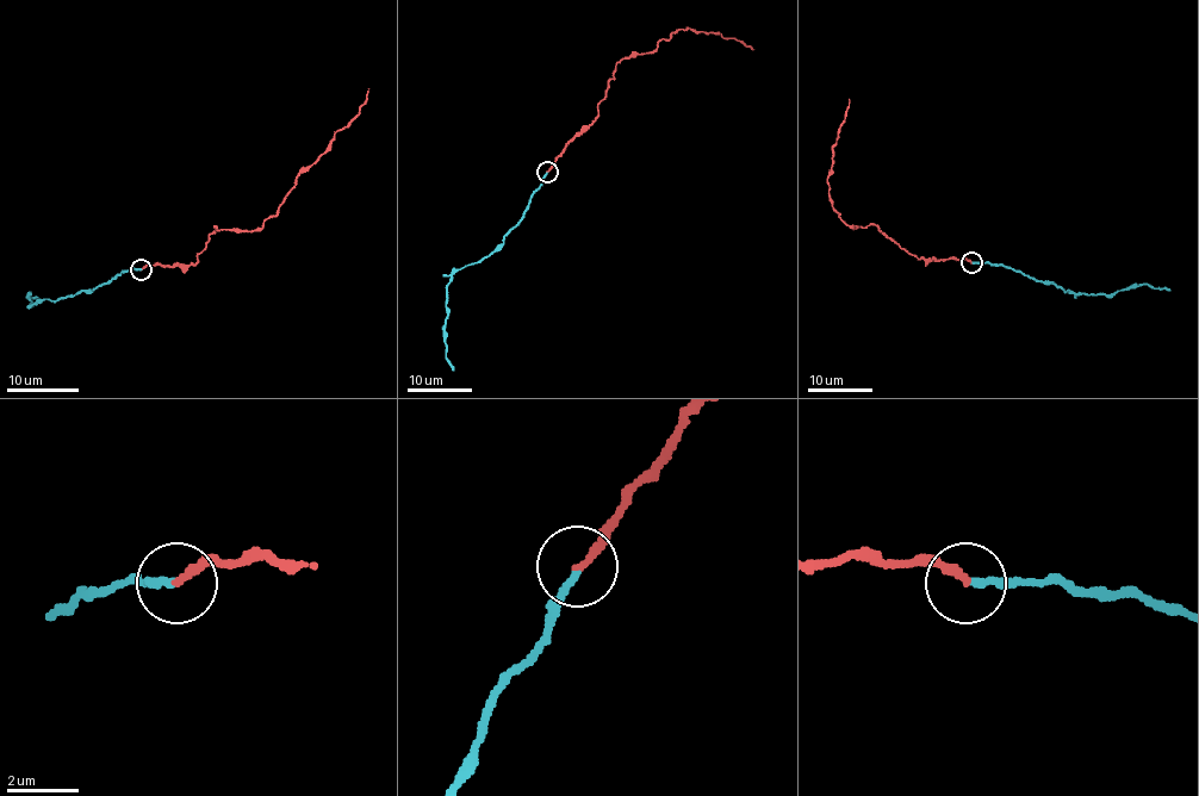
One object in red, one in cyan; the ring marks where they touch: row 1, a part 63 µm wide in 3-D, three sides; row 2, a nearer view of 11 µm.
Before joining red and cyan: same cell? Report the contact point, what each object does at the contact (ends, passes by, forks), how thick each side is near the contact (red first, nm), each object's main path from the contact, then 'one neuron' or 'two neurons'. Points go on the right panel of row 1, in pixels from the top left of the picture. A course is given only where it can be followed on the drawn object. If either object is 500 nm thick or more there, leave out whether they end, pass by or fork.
place (971, 262); red ends; cyan ends; calibres 240 and 200 nm; course red (970, 263), (919, 259), (874, 224), (852, 228), (840, 219), (830, 201), (828, 175), (833, 147), (849, 99); course cyan (973, 263), (1019, 269), (1075, 294), (1113, 294), (1149, 284), (1170, 291); one neuron

